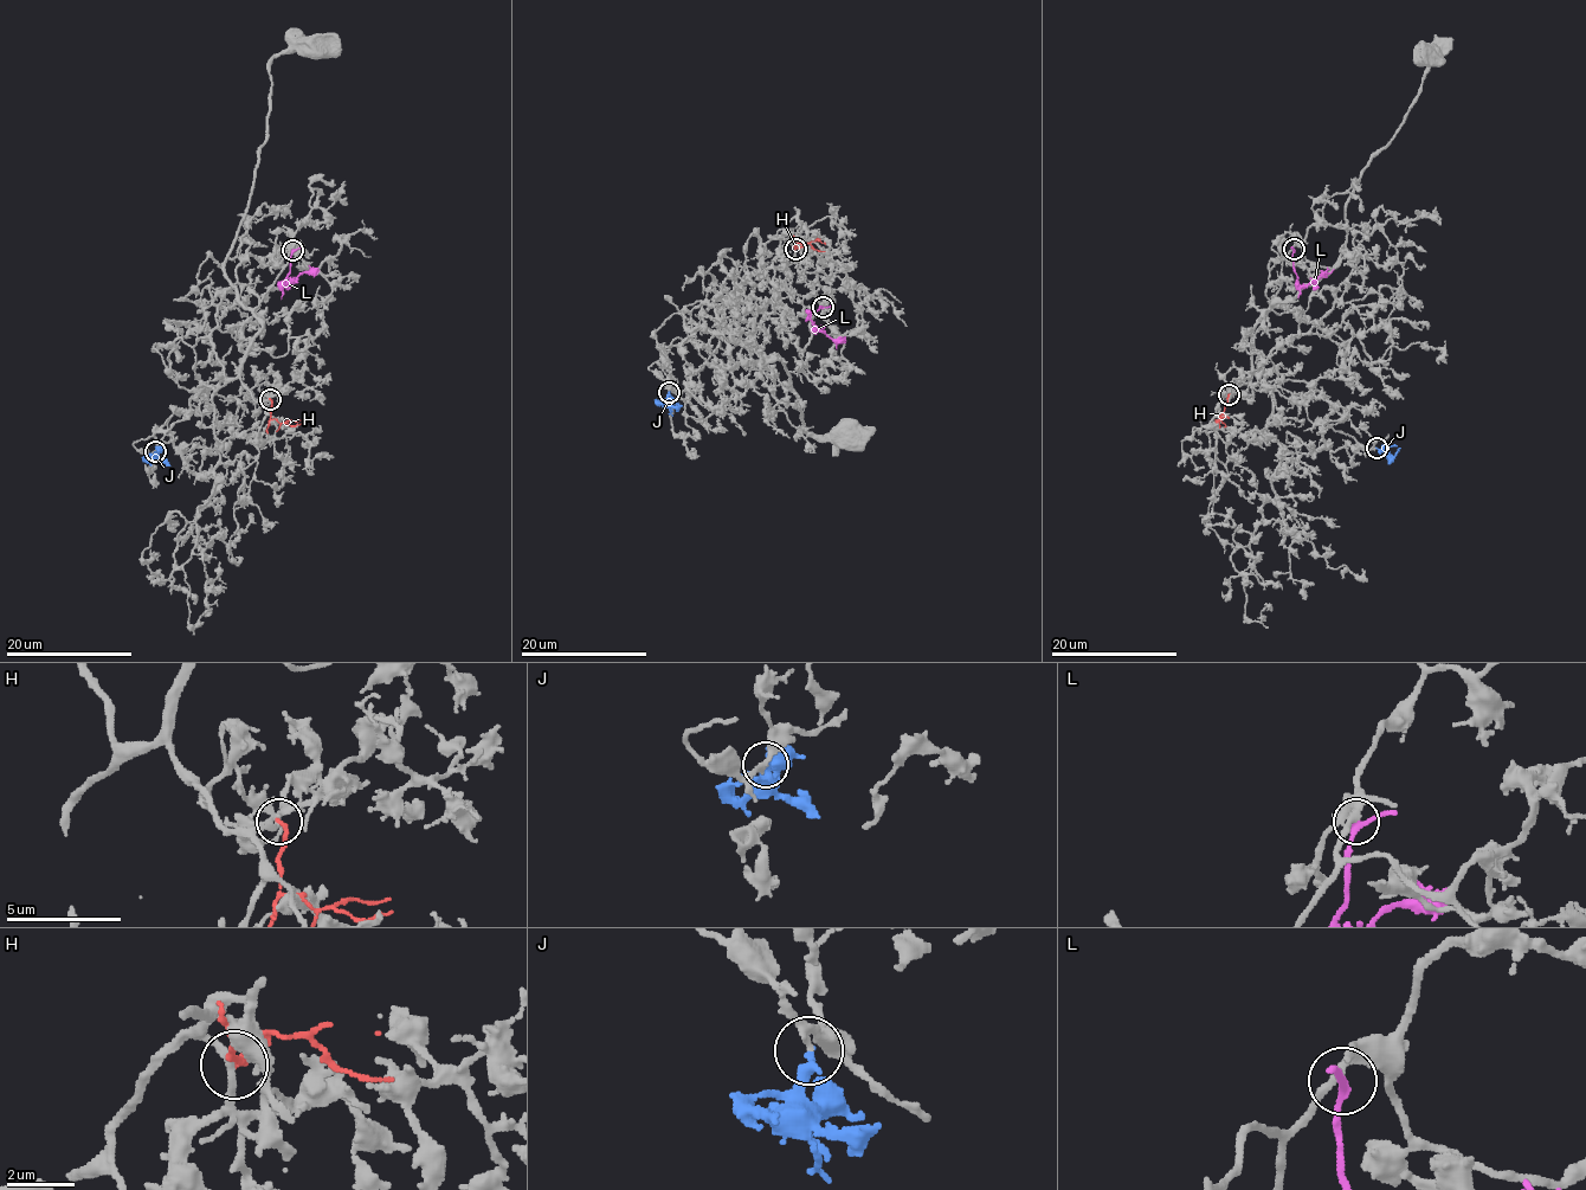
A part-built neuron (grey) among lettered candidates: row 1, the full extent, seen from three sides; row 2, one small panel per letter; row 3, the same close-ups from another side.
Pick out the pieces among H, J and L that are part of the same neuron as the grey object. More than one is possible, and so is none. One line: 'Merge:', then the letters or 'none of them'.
Merge: J

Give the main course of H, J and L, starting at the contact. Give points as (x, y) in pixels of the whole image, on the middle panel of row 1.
H: (794, 249), (803, 242), (825, 251)
J: (669, 391), (672, 416)
L: (823, 308), (811, 315), (814, 323), (832, 339), (846, 340)

